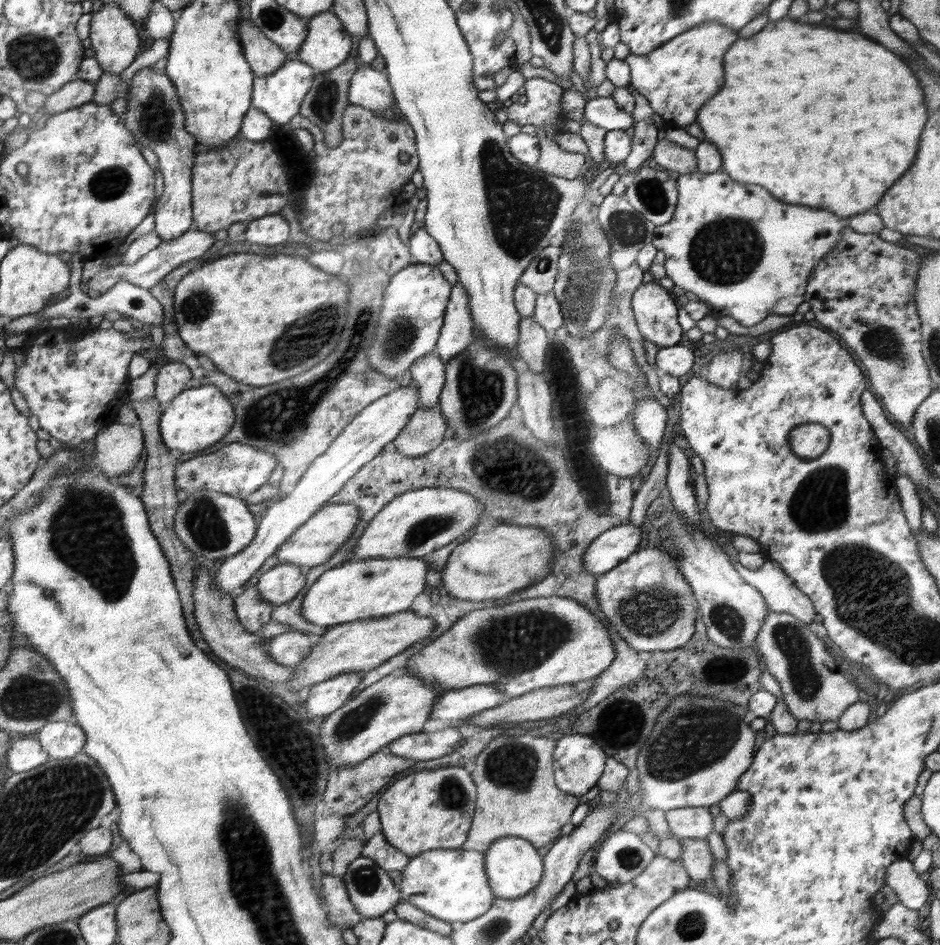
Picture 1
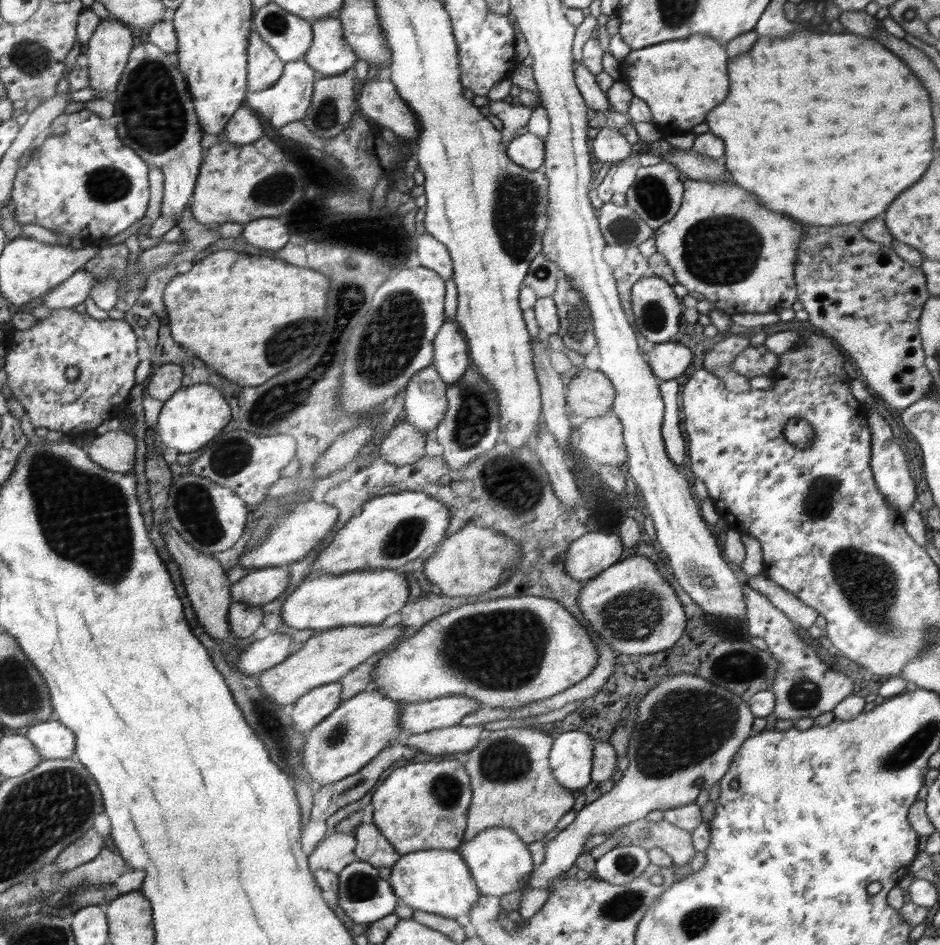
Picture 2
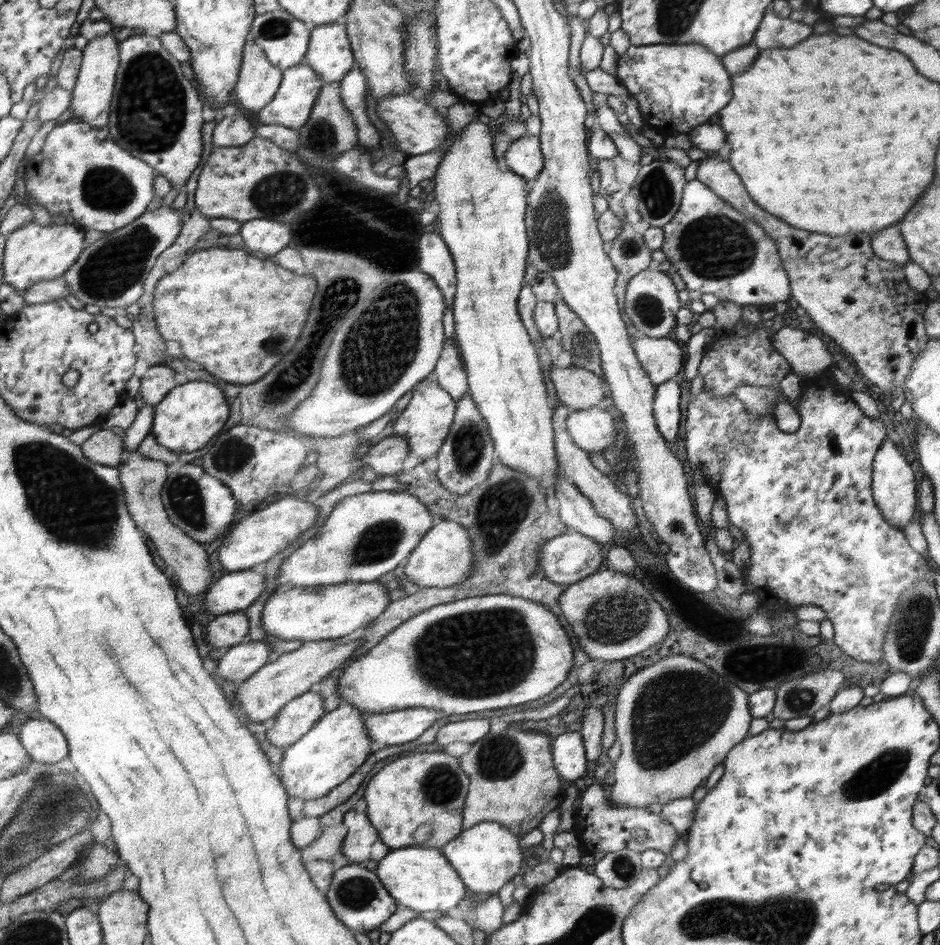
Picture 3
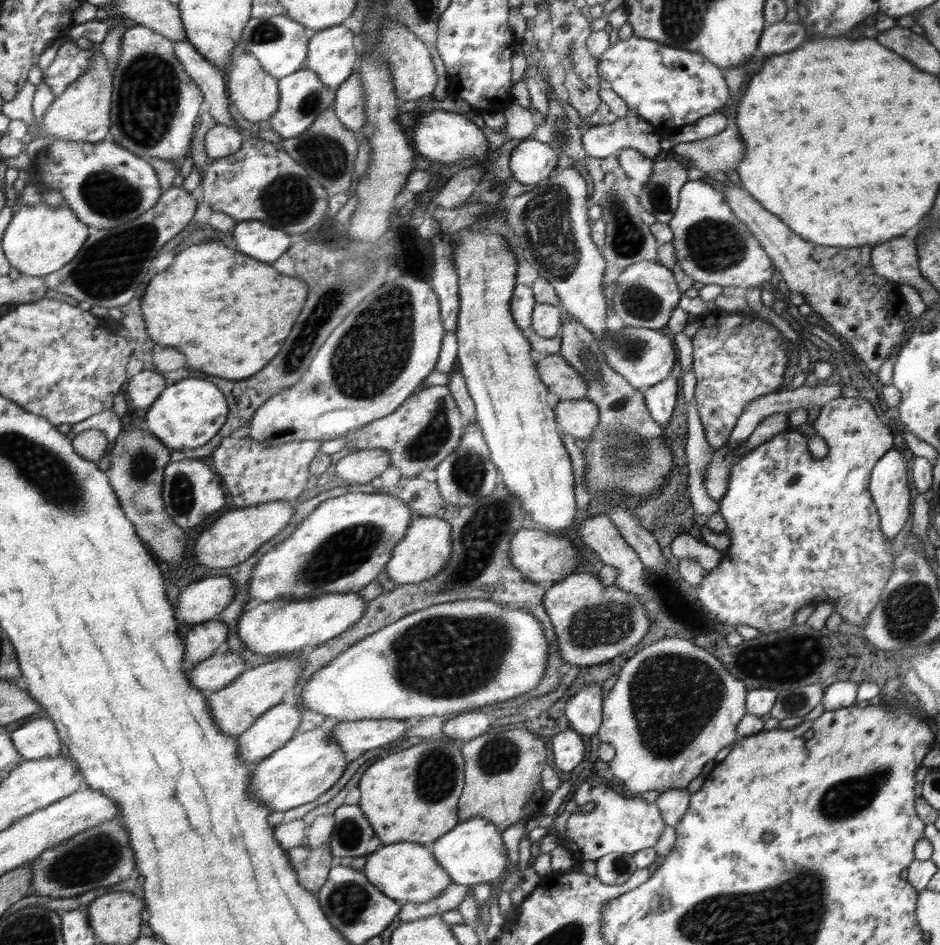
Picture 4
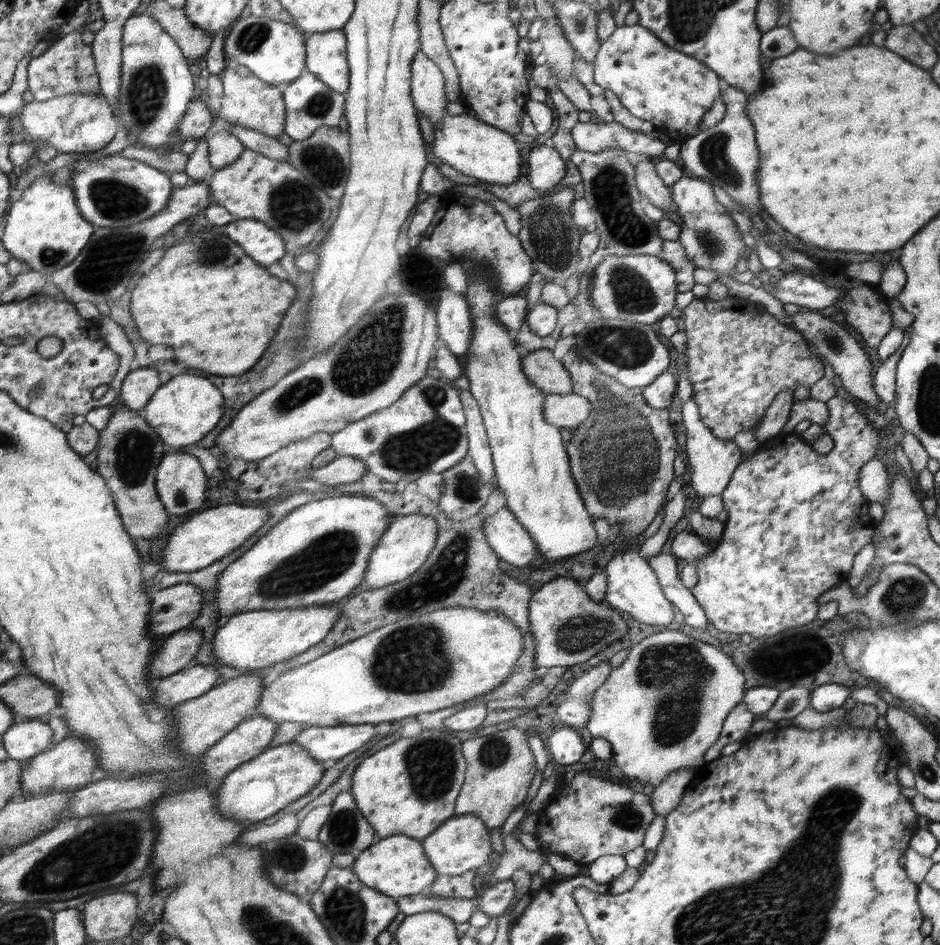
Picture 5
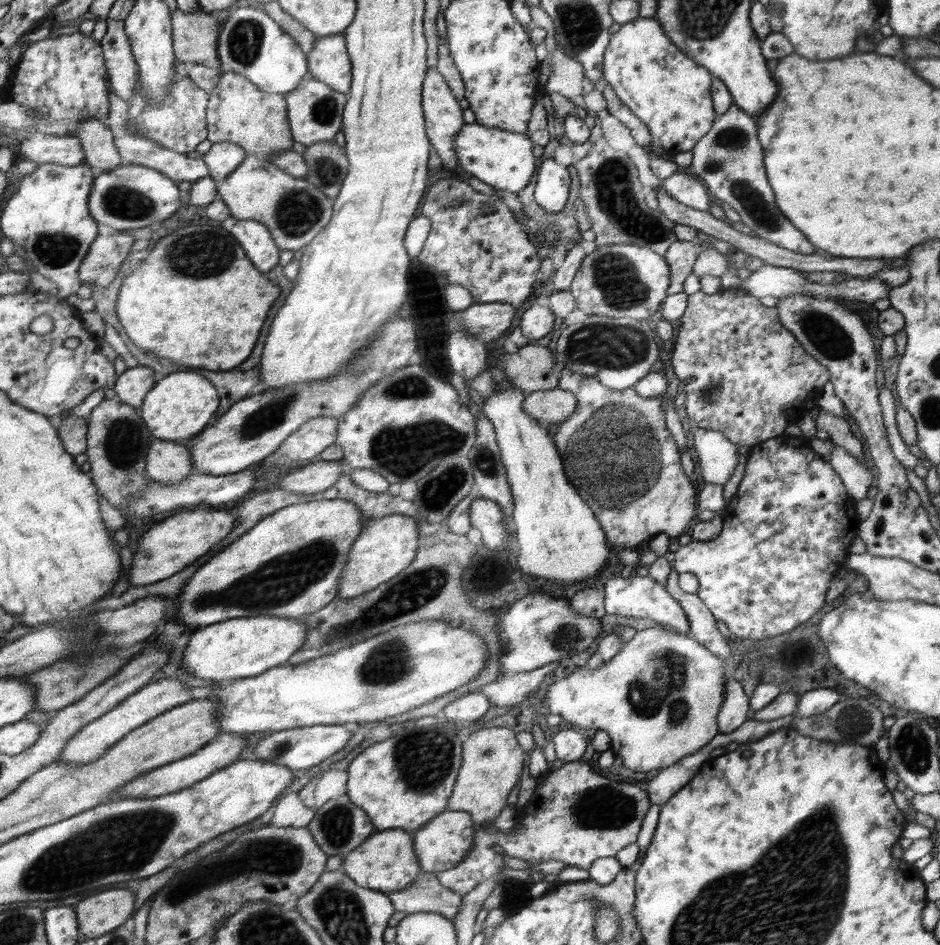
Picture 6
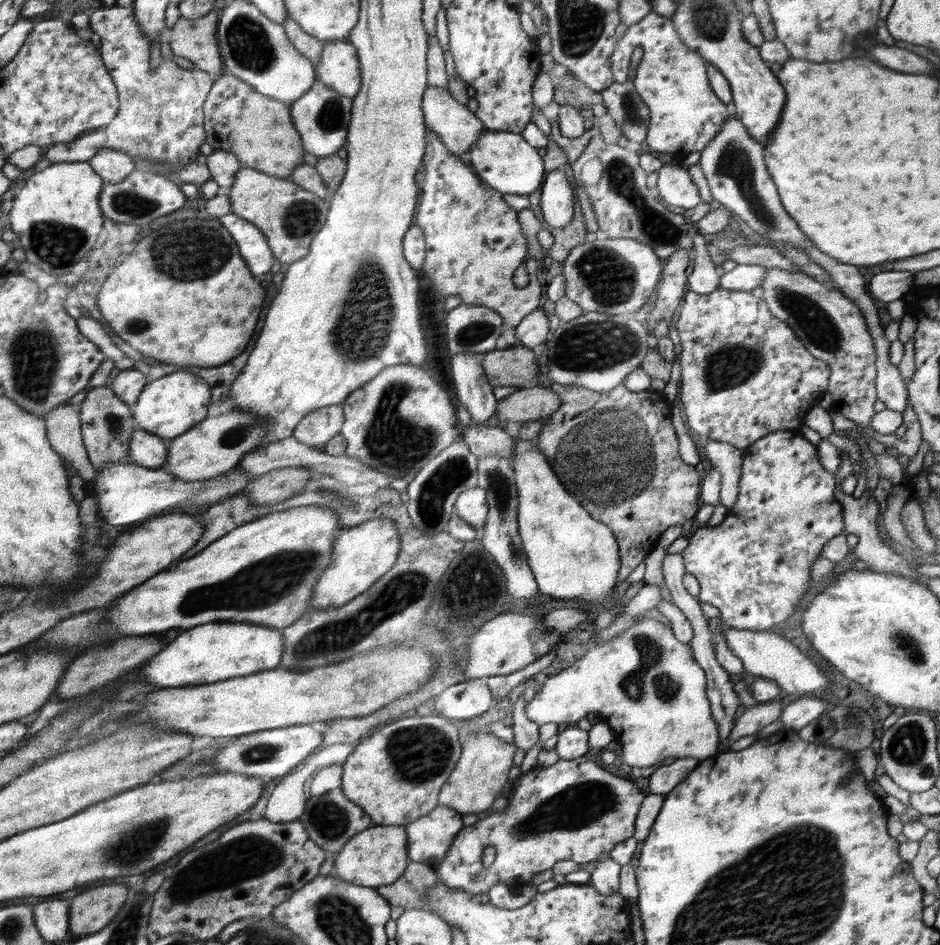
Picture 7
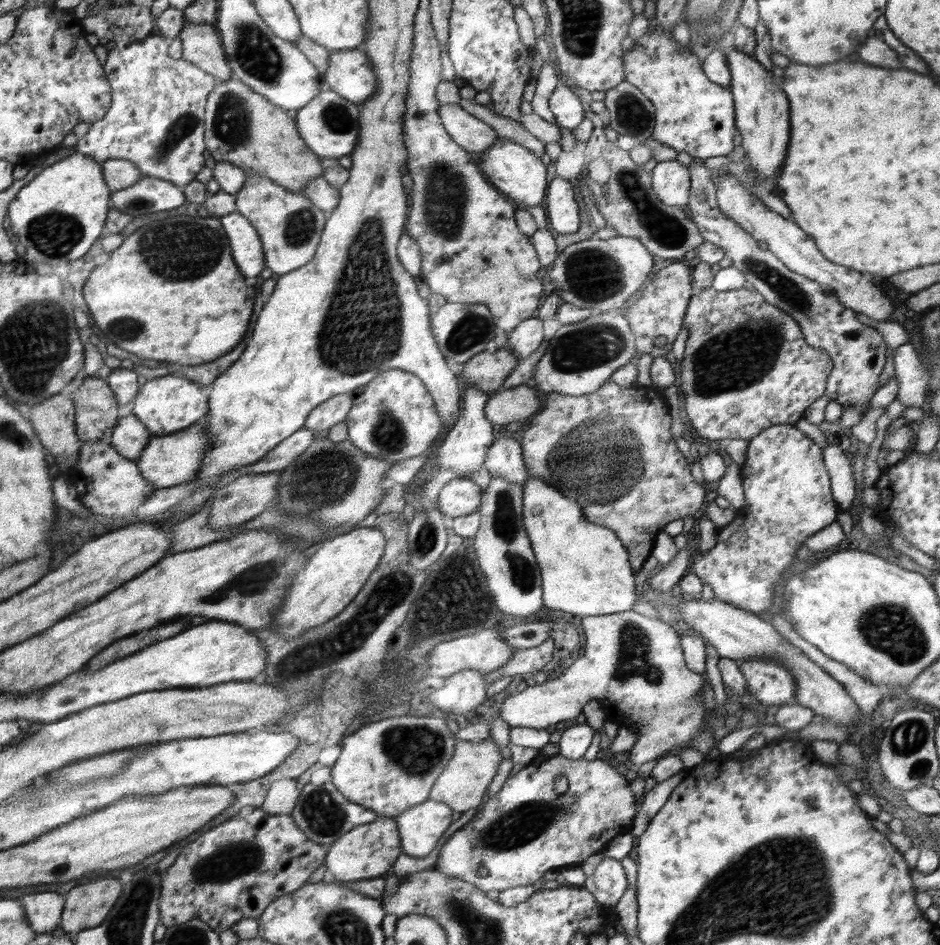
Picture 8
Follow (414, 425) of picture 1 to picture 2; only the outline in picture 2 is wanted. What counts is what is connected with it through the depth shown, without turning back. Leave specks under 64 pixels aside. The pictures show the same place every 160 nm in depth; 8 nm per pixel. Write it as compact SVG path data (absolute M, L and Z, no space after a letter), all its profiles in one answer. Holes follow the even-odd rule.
M408 421L396 424L377 449L390 464L404 466L424 456L426 435Z

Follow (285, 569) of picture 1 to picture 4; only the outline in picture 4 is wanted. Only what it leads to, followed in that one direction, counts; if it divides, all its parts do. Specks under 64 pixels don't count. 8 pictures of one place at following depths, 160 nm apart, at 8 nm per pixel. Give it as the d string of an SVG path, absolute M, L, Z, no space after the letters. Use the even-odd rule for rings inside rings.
M199 578L180 591L177 619L193 625L214 619L235 599L236 591L231 578Z

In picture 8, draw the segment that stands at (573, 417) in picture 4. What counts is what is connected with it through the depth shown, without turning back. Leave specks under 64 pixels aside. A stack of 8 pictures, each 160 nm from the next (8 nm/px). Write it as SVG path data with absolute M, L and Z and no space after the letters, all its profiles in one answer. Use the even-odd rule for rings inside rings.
M526 384L512 389L502 390L491 394L485 406L487 419L496 428L503 428L517 420L524 421L528 416L538 413L542 407L542 395Z

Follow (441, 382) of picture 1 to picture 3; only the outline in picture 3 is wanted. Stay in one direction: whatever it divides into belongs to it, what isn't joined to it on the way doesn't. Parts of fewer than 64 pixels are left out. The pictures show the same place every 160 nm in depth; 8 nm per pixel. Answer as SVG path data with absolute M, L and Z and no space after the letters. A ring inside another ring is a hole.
M435 378L421 380L422 384L414 390L407 407L397 416L394 424L390 424L386 435L401 436L408 441L409 455L415 454L419 462L423 462L441 450L442 443L449 436L457 410L457 402L445 389L437 384Z

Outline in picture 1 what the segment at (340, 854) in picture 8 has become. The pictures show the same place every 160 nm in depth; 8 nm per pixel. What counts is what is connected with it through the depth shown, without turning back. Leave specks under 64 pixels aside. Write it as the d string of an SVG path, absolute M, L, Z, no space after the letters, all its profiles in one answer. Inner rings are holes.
M442 849L411 857L402 871L402 898L424 912L454 925L473 921L490 910L495 894L486 878L486 856L474 849Z

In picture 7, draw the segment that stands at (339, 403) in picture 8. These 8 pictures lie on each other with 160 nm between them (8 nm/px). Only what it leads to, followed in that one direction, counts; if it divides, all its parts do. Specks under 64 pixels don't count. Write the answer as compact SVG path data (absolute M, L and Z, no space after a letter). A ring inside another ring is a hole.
M334 404L317 409L297 424L293 437L308 446L320 446L341 431L344 420L343 408Z

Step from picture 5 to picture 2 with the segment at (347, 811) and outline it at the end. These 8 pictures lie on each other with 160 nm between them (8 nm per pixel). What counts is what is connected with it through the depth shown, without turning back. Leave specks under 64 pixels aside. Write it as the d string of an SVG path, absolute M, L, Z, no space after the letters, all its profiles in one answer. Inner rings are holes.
M361 823L354 832L356 846L354 854L358 861L366 861L374 867L394 867L401 853L373 823Z

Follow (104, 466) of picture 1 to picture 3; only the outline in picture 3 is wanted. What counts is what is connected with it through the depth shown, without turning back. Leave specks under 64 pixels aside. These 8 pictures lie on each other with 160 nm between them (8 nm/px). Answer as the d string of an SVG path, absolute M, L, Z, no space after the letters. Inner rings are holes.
M101 428L83 442L81 448L91 461L116 467L122 462L124 443L114 430Z

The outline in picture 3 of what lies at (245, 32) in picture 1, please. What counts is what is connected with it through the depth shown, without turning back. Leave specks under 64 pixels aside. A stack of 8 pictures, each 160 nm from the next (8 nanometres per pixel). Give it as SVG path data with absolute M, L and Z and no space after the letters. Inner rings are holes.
M256 43L245 47L241 74L233 95L233 105L247 111L261 111L276 98L280 90L284 70L272 64L265 52Z

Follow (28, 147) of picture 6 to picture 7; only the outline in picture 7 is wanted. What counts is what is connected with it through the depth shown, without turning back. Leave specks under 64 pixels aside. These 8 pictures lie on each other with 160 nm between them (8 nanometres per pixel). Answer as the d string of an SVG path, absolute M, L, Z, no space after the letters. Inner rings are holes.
M116 4L96 10L90 15L89 27L100 35L102 60L112 74L120 94L120 110L106 127L88 132L70 144L50 145L43 158L52 163L86 162L101 148L124 151L132 158L148 159L164 165L171 174L176 165L193 163L198 148L207 138L202 126L202 104L213 88L216 78L200 69L184 70L174 61L162 60L154 69L154 48L142 33L133 7Z

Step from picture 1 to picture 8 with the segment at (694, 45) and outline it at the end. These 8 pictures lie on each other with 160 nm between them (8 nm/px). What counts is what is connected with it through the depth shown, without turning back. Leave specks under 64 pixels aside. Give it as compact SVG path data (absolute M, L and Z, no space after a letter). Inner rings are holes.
M658 24L635 41L634 48L624 56L625 81L641 89L657 108L657 127L651 137L693 158L732 152L737 128L730 89L708 80L698 56L691 49L681 49L673 35L667 35Z

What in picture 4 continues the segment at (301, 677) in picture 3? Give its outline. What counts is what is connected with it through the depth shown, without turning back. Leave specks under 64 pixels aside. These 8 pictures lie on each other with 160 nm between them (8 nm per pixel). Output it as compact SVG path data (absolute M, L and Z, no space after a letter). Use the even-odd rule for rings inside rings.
M287 655L274 659L272 662L245 670L228 686L215 691L207 700L213 719L217 722L218 730L228 733L228 736L240 737L261 718L270 708L276 707L290 692L296 688L298 678L302 674L304 658L299 655Z

